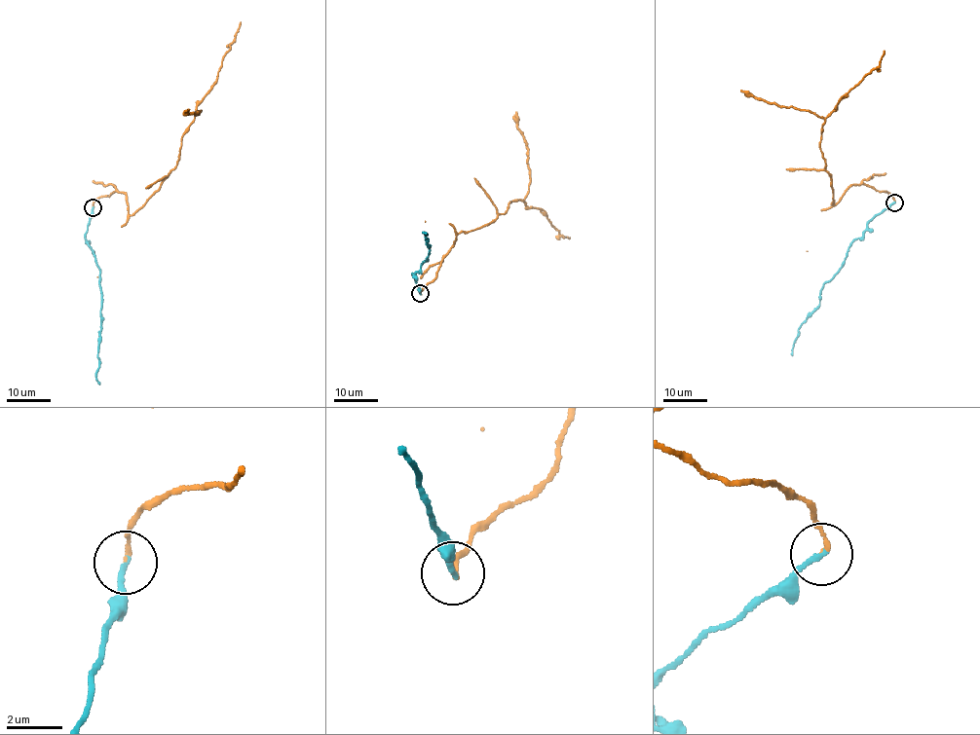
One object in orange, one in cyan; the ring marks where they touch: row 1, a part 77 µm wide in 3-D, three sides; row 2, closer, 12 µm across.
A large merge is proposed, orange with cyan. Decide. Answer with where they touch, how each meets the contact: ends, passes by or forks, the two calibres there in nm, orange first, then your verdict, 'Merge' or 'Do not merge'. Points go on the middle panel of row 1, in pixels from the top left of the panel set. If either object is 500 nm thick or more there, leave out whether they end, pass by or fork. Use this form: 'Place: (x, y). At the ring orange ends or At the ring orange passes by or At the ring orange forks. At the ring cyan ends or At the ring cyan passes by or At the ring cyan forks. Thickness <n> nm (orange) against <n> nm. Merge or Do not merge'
Place: (420, 293). At the ring orange ends. At the ring cyan ends. Thickness 130 nm (orange) against 180 nm. Do not merge

